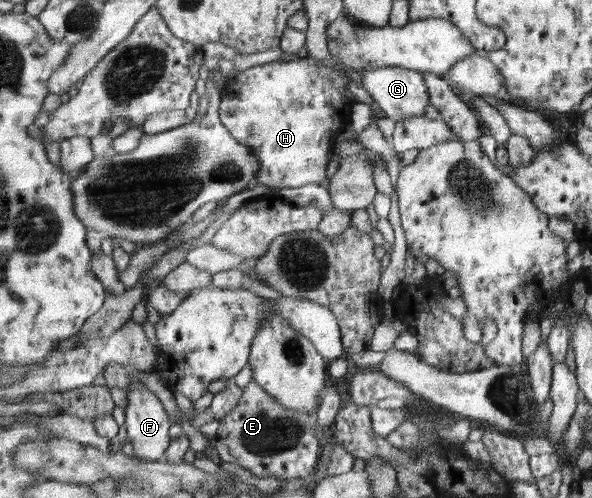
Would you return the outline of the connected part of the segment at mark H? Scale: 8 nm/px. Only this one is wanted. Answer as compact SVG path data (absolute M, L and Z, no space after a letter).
M430 18L410 21L406 26L397 28L392 25L374 28L357 24L356 42L342 42L342 49L331 55L331 65L318 58L306 56L284 57L273 63L258 65L238 74L224 87L219 115L223 125L240 143L252 148L260 159L258 183L270 189L299 188L310 183L323 184L328 175L328 163L332 157L336 135L350 124L354 102L349 97L348 83L353 76L362 75L365 70L384 67L400 67L421 72L445 75L458 61L476 53L472 41L448 19Z

